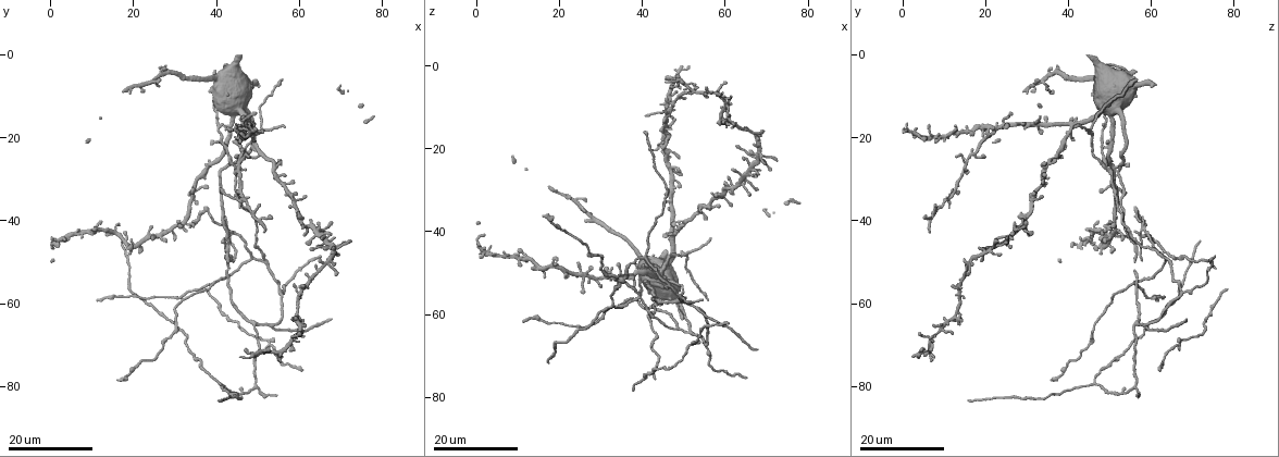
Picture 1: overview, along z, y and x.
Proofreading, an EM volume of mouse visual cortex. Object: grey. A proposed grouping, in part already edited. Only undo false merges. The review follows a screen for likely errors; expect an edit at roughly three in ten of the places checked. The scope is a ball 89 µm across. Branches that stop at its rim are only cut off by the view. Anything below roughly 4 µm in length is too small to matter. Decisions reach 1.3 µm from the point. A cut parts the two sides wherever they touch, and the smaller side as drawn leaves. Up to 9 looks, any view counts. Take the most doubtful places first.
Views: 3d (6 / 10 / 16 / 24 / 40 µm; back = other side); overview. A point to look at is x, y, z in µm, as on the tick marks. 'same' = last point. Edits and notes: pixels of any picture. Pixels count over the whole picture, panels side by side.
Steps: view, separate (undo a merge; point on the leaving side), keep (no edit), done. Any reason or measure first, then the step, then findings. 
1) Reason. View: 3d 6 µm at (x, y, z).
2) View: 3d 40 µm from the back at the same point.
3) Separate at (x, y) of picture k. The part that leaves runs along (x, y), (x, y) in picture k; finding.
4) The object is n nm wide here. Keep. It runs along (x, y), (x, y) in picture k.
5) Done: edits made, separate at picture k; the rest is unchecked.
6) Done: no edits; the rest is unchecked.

Looks like a crossing. View: 3d 24 µm at (46.5, 34.5, 11.0).

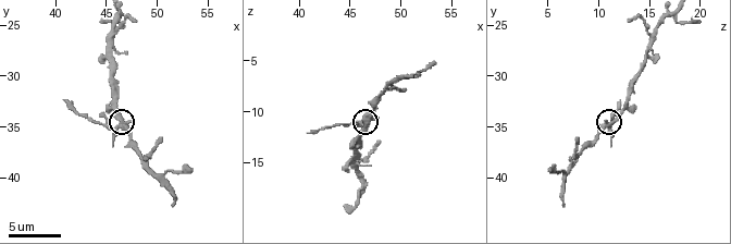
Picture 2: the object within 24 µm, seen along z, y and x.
Closer look. View: 3d 10 µm at (46.2, 34.8, 10.8).

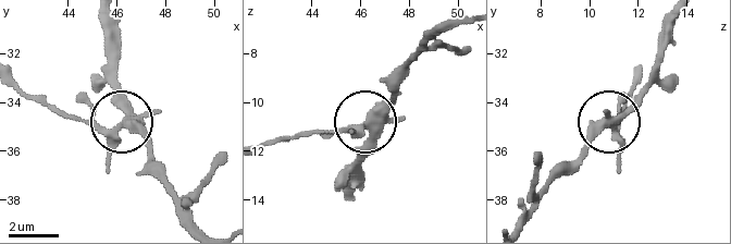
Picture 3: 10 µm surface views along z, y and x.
Separate at (89, 105) of picture 3. The part that leaves runs along (116, 125), (69, 119), (19, 94) in picture 3; a second cell is stuck on.

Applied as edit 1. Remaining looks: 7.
Side arm on a straight run. View: 3d 24 µm at (51.5, 49.5, 64.5).

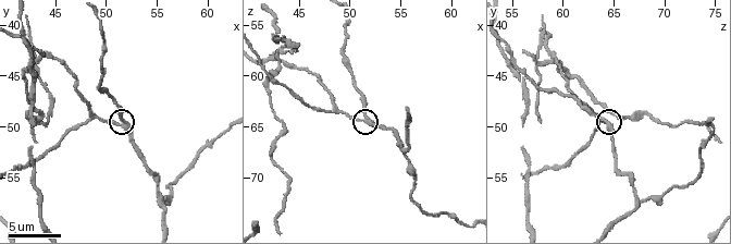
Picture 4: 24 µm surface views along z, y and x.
View: 3d 10 µm at (51.2, 49.8, 64.4).

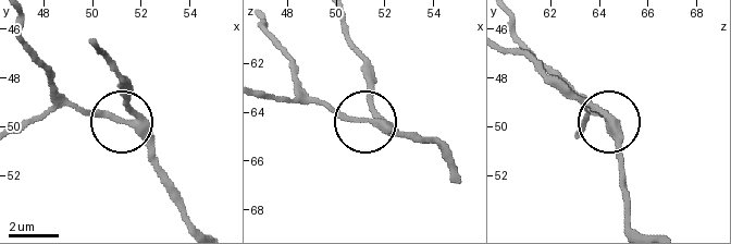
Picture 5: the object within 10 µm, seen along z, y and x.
View: 3d 6 µm at (51.2, 49.7, 64.4).

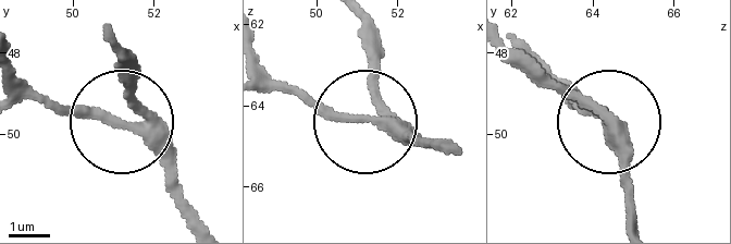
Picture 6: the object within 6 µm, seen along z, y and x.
Keep. It runs along (361, 27), (364, 118), (261, 89) in picture 6; one cell here.

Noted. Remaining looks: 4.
Three-way junction. View: 3d 16 µm at (49.0, 64.5, 56.0).

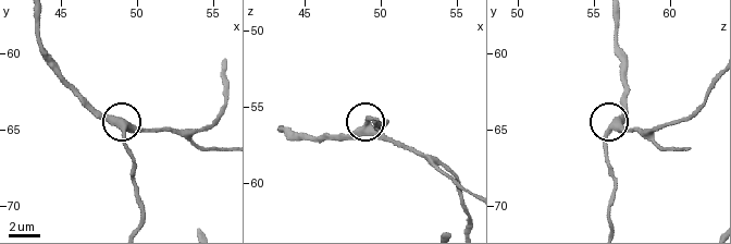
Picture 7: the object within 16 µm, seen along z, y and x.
View: 3d 6 µm at (48.8, 64.8, 56.2).

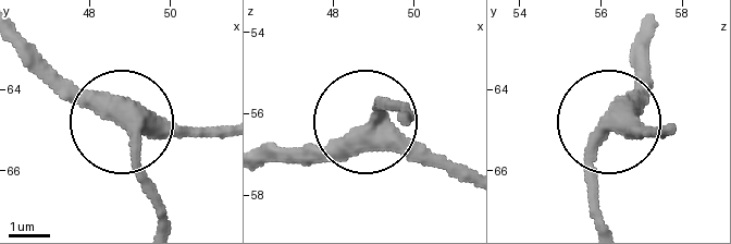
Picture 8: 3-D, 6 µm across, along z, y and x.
The object is 420 nm wide here. Keep. It runs along (671, 125), (616, 122), (646, 35) in picture 8; continuous, no second cell.

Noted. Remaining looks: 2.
Branch point. View: 3d 16 µm at (45.5, 27.5, 49.0).

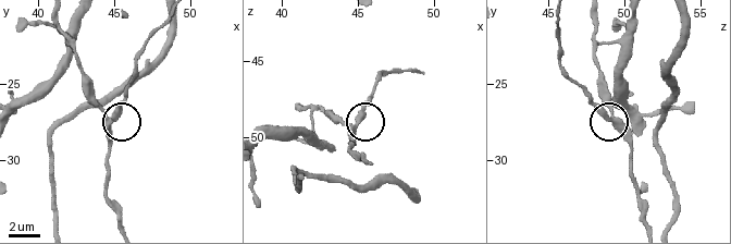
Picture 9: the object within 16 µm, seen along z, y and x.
View: 3d 6 µm at (44.8, 27.4, 49.0).

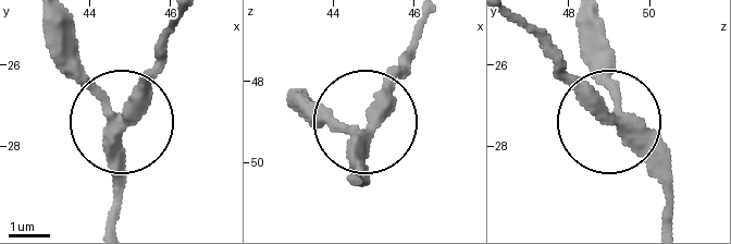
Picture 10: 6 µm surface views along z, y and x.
The side arm is 45 µm long. Keep. Continuous, no second cell.

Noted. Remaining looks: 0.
Done: edits made, separate at picture 3; the rest is unchecked.

